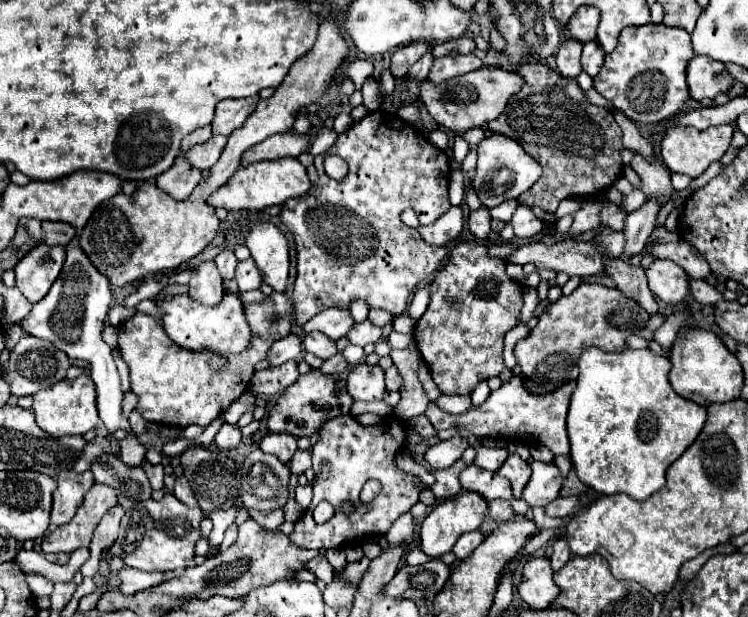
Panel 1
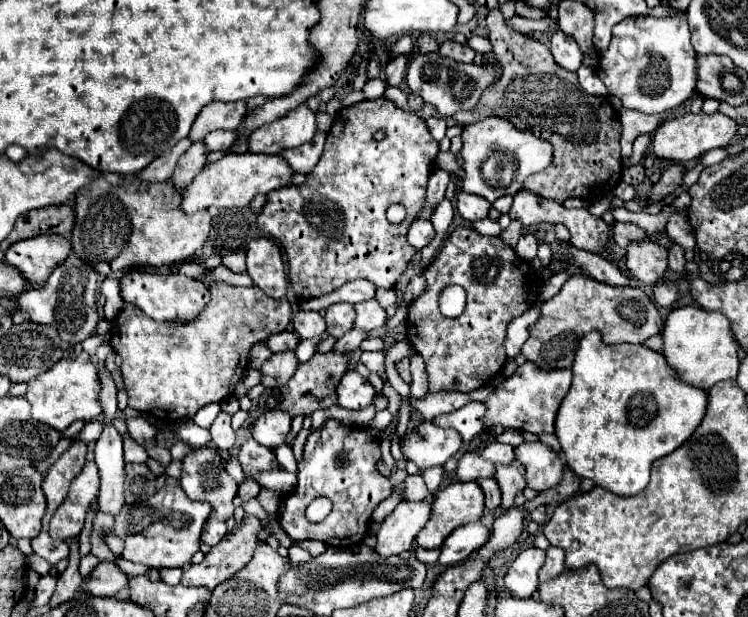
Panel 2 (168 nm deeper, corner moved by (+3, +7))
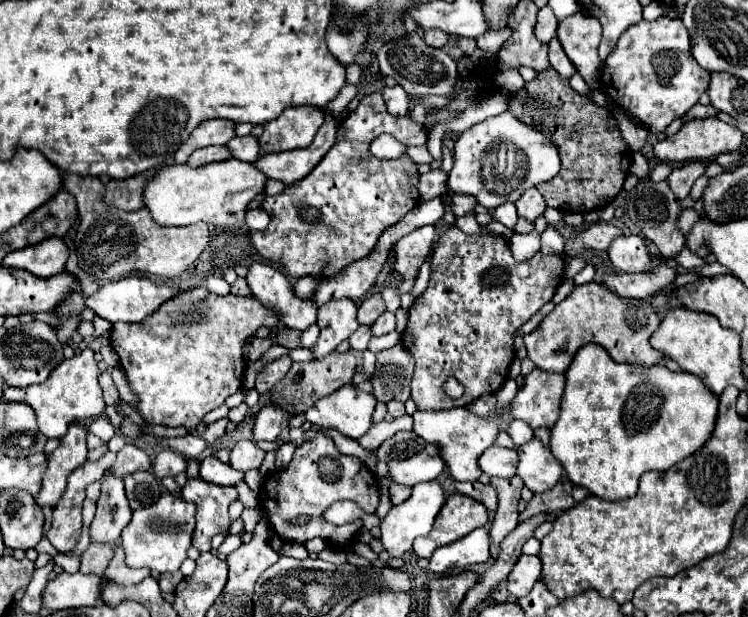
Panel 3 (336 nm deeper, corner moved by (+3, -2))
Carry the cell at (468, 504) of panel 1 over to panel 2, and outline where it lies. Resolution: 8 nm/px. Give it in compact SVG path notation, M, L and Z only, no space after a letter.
M453 482L447 488L435 494L431 504L431 518L427 526L417 534L417 544L421 548L441 548L445 538L459 526L471 524L483 516L483 490L479 490L477 482Z

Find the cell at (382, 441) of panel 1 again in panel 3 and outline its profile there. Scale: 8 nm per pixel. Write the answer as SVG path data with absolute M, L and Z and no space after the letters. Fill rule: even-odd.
M317 435L313 439L307 439L303 445L299 445L291 463L283 471L269 475L259 489L259 503L269 523L273 525L275 533L285 541L297 541L297 543L305 543L309 539L321 537L327 543L331 543L331 547L349 545L355 533L363 527L363 521L353 521L349 525L333 525L321 517L331 503L343 499L355 501L365 513L375 513L379 505L377 477L357 457L341 455L333 439L327 435ZM299 515L311 517L309 523L301 527L291 525L289 521Z

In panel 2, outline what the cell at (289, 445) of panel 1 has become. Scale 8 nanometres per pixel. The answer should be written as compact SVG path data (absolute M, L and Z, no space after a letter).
M269 410L261 414L257 424L253 426L253 438L259 444L275 450L277 446L285 444L289 430L291 430L291 416L281 410Z

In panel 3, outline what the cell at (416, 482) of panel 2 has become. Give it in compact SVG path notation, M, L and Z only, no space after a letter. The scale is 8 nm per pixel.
M391 483L391 487L389 487L389 495L391 495L391 503L393 503L393 505L399 505L399 503L403 503L403 499L407 499L407 497L411 495L411 487Z

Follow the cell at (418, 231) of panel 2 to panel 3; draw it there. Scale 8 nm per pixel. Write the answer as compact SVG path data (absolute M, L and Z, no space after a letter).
M425 225L425 227L411 231L409 235L401 237L395 243L395 271L403 277L403 281L399 285L401 293L411 291L421 263L427 259L429 251L433 247L433 241L435 241L435 227Z

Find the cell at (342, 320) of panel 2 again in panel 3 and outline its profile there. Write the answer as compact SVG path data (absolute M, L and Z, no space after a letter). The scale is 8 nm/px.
M337 299L327 301L317 311L317 325L319 325L319 339L311 347L315 359L323 359L337 345L349 339L351 333L357 331L357 305L351 299Z

